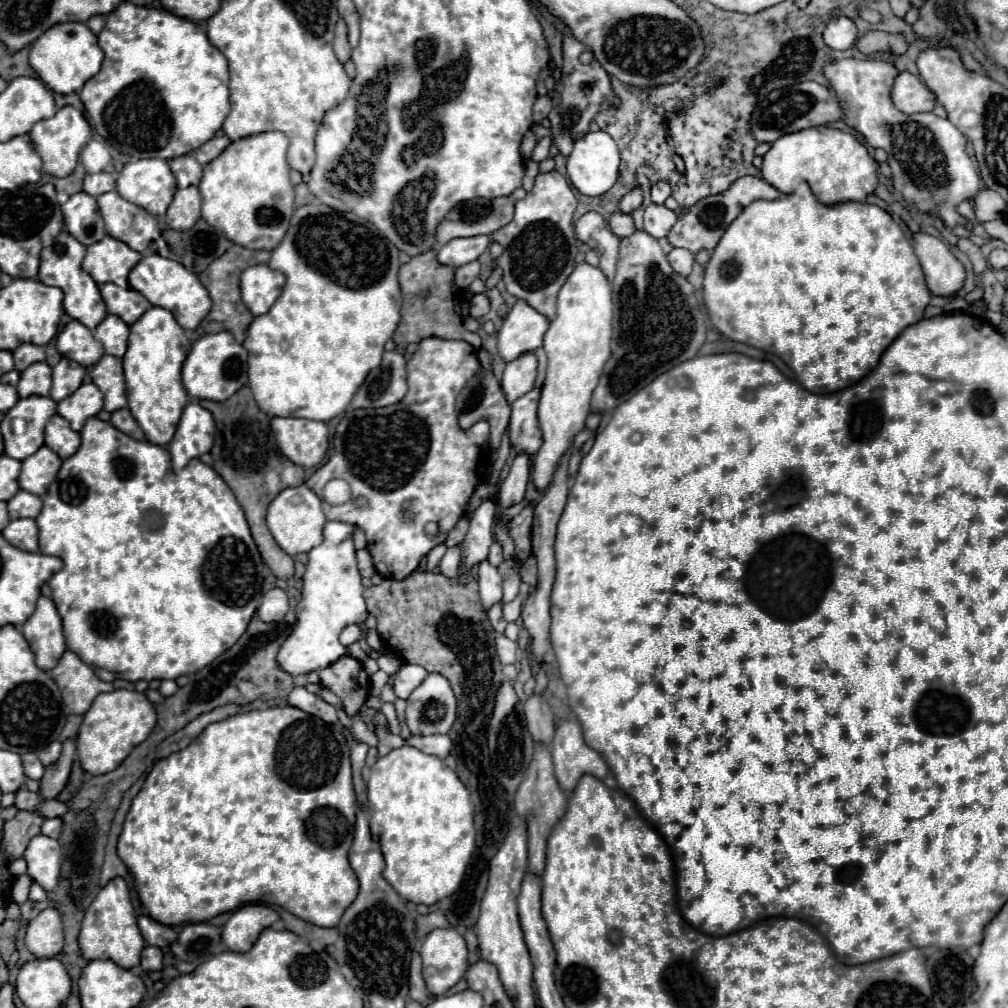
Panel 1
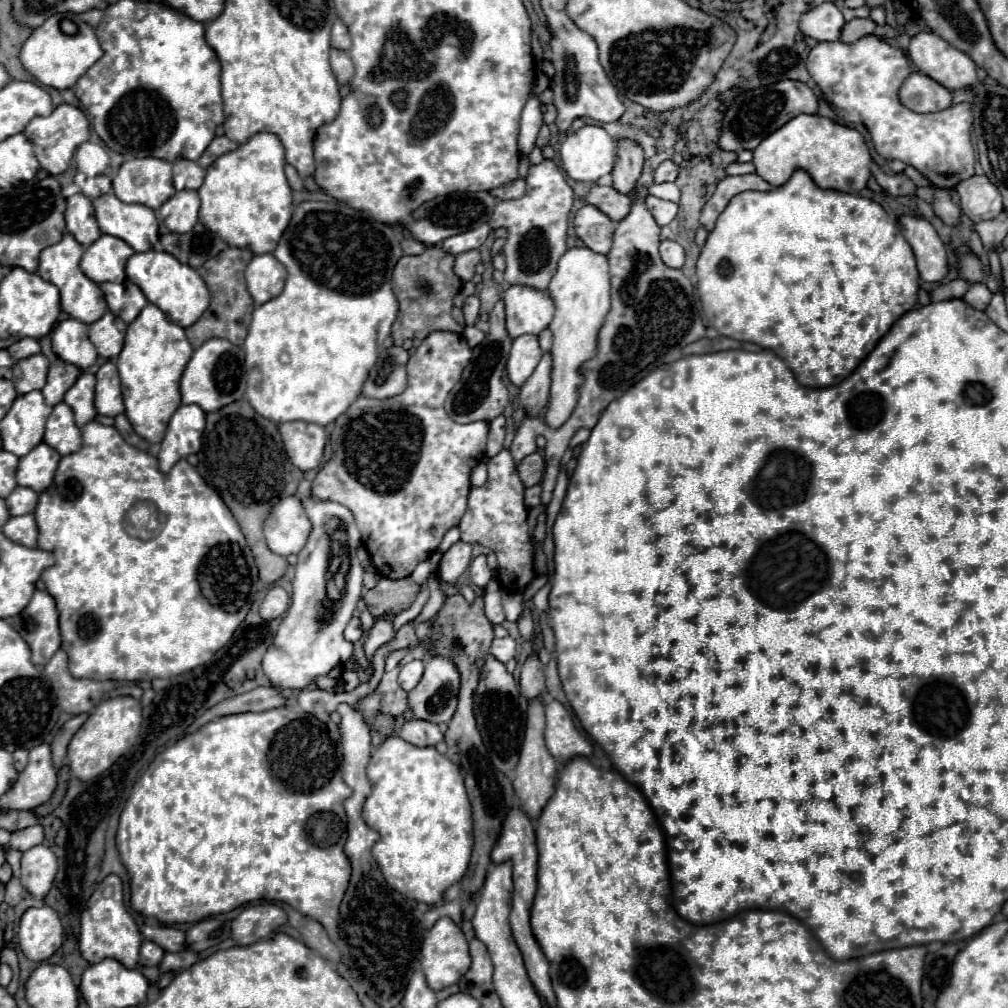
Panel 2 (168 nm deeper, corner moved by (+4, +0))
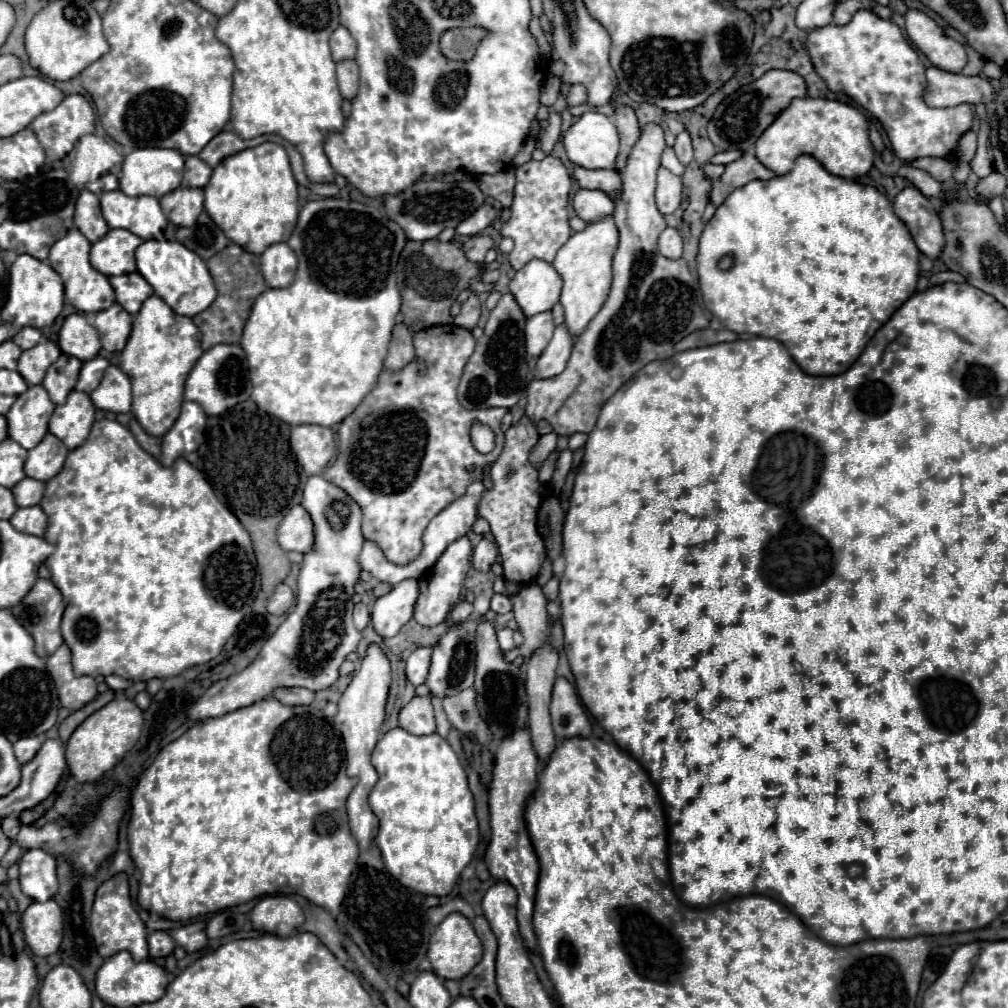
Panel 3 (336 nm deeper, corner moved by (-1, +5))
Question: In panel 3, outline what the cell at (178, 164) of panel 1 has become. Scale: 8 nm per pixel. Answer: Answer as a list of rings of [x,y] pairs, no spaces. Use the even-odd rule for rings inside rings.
[[[188,156],[186,158],[186,170],[184,170],[184,184],[192,188],[204,188],[210,180],[212,168],[202,162],[198,156]]]

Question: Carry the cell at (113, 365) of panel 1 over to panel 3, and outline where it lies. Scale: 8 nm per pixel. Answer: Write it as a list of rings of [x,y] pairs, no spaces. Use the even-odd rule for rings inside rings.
[[[108,366],[104,372],[104,378],[100,386],[90,394],[92,402],[100,410],[116,412],[116,414],[128,414],[132,406],[132,390],[130,390],[130,378],[118,368]]]

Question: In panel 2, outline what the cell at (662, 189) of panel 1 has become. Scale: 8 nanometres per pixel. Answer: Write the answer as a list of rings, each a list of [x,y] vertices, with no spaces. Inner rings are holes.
[[[663,161],[657,171],[655,171],[655,181],[663,183],[663,181],[675,181],[679,175],[679,165],[675,161]]]

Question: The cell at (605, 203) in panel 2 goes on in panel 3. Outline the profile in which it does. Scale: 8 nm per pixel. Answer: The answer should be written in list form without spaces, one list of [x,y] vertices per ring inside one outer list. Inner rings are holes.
[[[576,168],[574,170],[574,178],[578,180],[580,188],[602,190],[604,194],[620,196],[622,178],[620,178],[620,172],[616,172],[616,170],[586,170],[586,168]]]

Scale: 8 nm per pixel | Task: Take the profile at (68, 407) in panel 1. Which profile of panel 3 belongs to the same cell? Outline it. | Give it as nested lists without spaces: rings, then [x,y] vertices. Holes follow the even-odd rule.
[[[96,356],[88,362],[82,364],[82,370],[80,370],[80,378],[78,378],[78,384],[76,384],[76,390],[84,392],[84,394],[92,394],[92,390],[96,390],[96,386],[100,384],[100,378],[104,374],[104,370],[108,368],[108,360],[102,358],[102,356]]]

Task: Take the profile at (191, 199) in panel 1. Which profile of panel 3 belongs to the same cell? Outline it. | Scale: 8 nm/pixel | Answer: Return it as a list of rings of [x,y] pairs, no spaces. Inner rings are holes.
[[[178,188],[160,200],[160,206],[176,226],[192,226],[204,206],[202,188]]]

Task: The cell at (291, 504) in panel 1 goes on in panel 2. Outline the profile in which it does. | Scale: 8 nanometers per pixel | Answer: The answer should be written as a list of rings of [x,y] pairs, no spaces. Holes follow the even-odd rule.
[[[295,495],[281,499],[265,521],[265,537],[269,537],[267,545],[273,553],[283,557],[299,553],[307,543],[309,531],[311,521]]]

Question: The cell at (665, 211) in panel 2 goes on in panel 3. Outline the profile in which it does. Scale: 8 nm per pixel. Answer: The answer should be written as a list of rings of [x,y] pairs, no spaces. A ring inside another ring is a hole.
[[[658,170],[658,186],[656,186],[656,204],[662,214],[672,214],[682,202],[682,180],[668,170]]]

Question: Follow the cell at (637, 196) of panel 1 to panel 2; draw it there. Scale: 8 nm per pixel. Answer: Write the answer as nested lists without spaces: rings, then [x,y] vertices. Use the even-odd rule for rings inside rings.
[[[619,139],[617,161],[615,161],[615,167],[611,171],[613,187],[619,193],[629,195],[639,183],[641,169],[643,169],[643,149],[641,149],[641,145],[637,145],[631,139]]]

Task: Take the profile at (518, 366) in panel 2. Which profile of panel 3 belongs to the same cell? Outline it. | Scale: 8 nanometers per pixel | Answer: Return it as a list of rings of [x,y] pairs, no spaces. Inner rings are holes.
[[[542,312],[526,322],[524,338],[526,338],[526,354],[528,356],[540,356],[542,350],[548,346],[550,338],[554,332],[554,322],[552,322],[552,312]]]

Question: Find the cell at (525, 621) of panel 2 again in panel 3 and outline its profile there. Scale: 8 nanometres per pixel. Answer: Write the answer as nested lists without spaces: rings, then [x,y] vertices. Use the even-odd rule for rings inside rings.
[[[530,582],[520,586],[518,594],[512,596],[512,606],[514,606],[514,616],[520,628],[520,634],[524,636],[522,646],[503,653],[505,660],[514,661],[517,656],[522,656],[528,660],[536,650],[544,648],[548,644],[548,610],[546,610],[546,598],[542,594],[542,588],[538,582]]]

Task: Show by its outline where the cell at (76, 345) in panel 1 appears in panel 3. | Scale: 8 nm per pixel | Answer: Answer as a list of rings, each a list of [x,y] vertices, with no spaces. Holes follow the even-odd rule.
[[[70,314],[64,320],[58,334],[58,346],[64,354],[80,358],[82,362],[96,358],[100,352],[98,334],[82,314]]]

